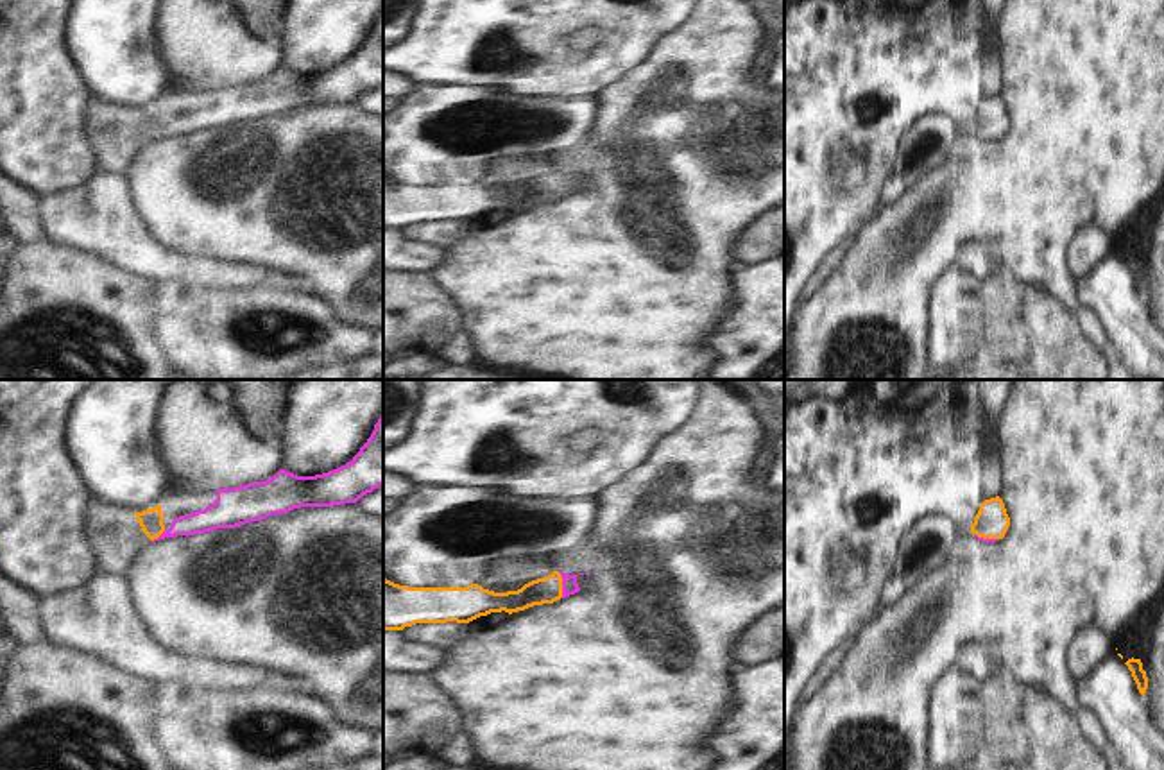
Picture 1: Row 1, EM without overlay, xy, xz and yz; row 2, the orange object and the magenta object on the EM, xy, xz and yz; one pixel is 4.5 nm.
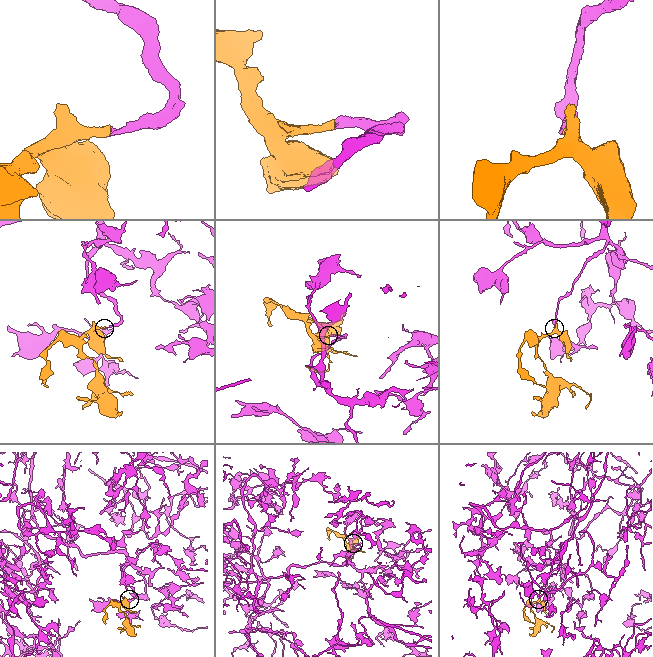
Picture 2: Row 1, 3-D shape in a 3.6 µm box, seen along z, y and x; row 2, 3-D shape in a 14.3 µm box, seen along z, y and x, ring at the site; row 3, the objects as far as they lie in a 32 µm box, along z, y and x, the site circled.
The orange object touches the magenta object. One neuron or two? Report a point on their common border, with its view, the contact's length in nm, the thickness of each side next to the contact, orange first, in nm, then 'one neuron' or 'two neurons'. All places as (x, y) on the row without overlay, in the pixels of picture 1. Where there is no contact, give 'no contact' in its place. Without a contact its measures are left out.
contact xz (561, 183); length 120 nm; calibres 120 and 70 nm; one neuron

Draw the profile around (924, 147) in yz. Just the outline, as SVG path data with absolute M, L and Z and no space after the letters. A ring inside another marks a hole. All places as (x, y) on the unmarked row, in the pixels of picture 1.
M937 113L922 116L919 124L912 125L899 143L895 167L885 183L876 213L895 204L915 183L942 167L962 129L963 125L954 116Z

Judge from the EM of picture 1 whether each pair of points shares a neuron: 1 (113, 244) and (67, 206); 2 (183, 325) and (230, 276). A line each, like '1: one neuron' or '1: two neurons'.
1: one neuron
2: two neurons

